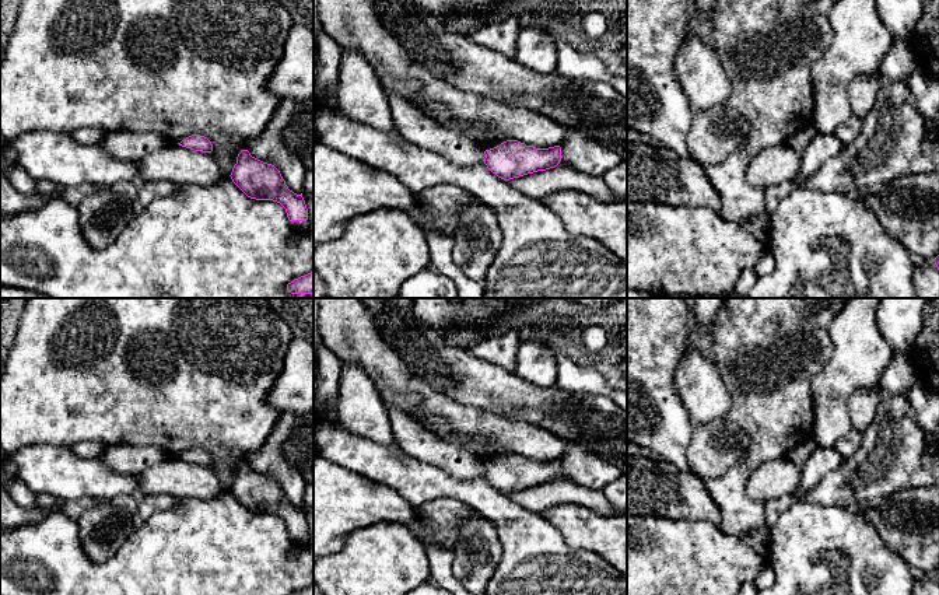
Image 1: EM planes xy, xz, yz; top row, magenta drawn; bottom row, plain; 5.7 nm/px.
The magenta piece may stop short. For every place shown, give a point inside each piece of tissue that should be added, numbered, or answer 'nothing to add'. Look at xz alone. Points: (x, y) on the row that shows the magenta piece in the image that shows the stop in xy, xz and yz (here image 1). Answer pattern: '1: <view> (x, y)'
nothing to add

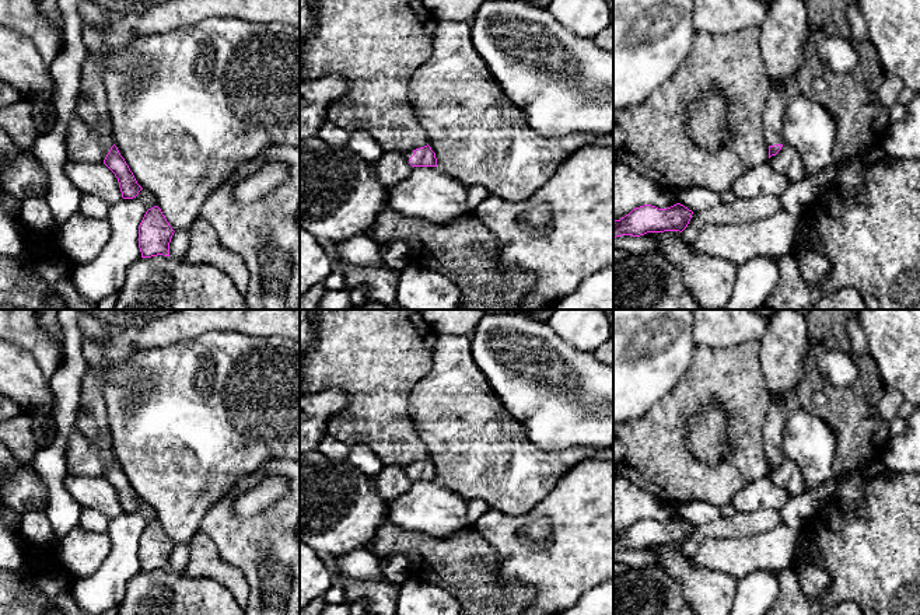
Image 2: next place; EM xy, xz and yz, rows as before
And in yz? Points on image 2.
1: yz (773, 114)

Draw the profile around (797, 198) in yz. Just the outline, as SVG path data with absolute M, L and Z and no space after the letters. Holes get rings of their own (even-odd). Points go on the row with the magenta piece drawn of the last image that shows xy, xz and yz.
M882 147L870 148L857 157L847 158L843 163L835 163L818 175L804 175L800 181L790 184L790 186L779 196L781 210L790 214L801 214L819 198L819 191L823 186L833 184L836 174L843 167L851 164L874 165L884 157L885 151Z

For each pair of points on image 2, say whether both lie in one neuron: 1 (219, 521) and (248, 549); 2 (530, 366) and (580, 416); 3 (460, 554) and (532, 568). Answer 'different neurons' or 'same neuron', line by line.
1: same neuron
2: same neuron
3: different neurons

